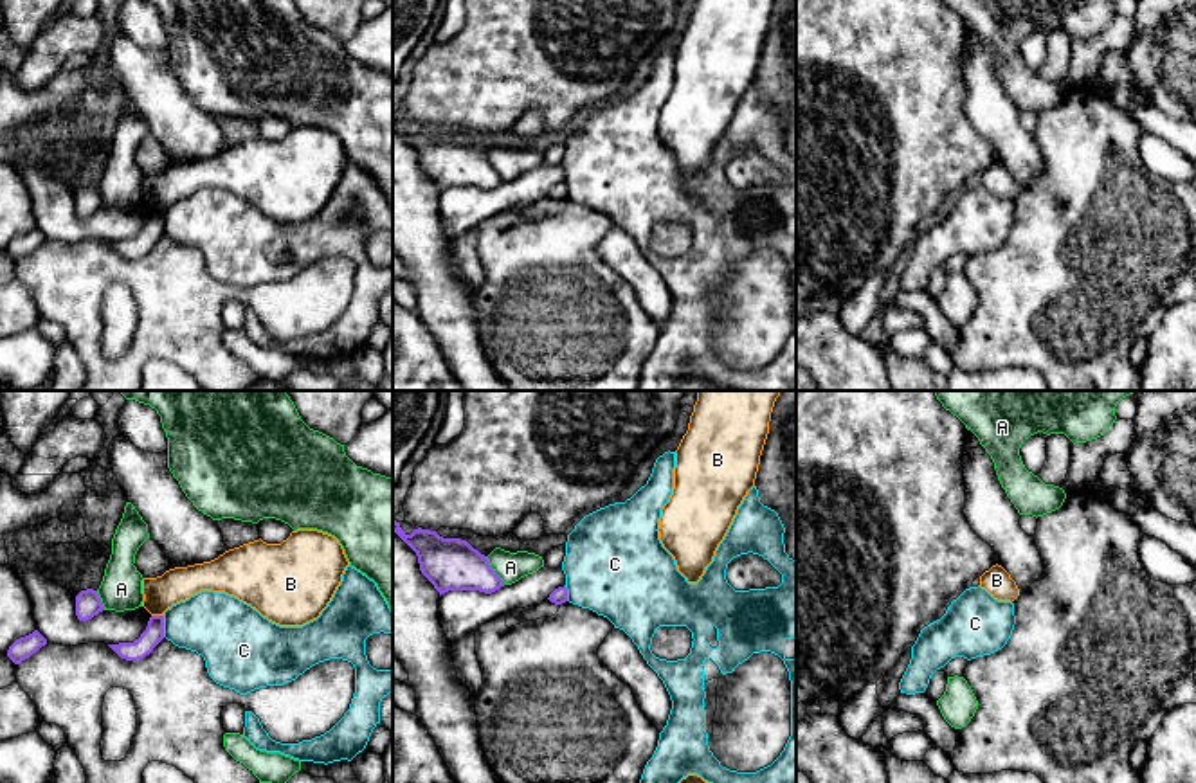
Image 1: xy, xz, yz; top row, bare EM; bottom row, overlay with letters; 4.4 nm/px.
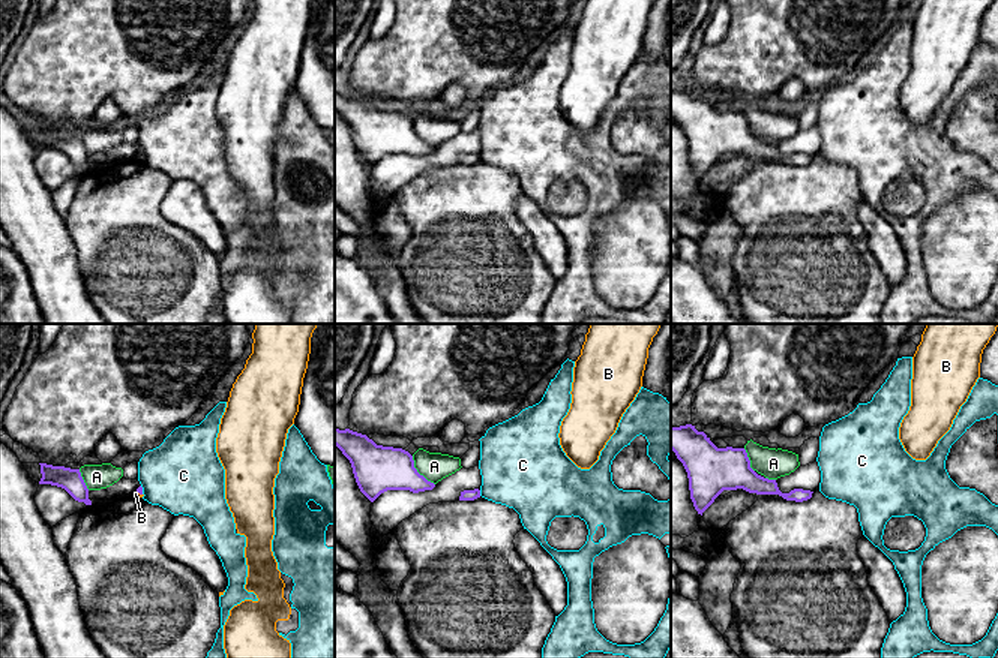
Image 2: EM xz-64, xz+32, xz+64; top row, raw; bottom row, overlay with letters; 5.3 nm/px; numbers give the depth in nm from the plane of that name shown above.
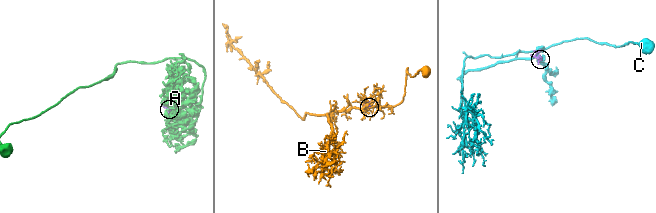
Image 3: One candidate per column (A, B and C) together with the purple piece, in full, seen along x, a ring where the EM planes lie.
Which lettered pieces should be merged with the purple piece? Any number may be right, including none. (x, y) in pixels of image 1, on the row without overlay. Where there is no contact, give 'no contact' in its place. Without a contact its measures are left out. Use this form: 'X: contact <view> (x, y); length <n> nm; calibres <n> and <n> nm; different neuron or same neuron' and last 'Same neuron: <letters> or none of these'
A: contact xz (492, 168); length 160 nm; calibres 240 and 140 nm; different neuron
B: contact xy (157, 213); length 60 nm; calibres 90 and 150 nm; different neuron
C: contact xy (163, 224); length 100 nm; calibres 90 and 300 nm; different neuron
Same neuron: none of these

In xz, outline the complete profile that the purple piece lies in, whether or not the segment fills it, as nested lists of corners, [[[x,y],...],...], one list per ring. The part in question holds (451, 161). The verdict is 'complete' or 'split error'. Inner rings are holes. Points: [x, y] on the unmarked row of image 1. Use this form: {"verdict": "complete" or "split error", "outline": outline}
{"verdict": "complete", "outline": [[[393,117],[393,128],[416,149],[421,171],[441,191],[448,187],[479,187],[492,191],[504,184],[488,155],[467,137],[443,135],[430,126],[414,126],[407,131]]]}

